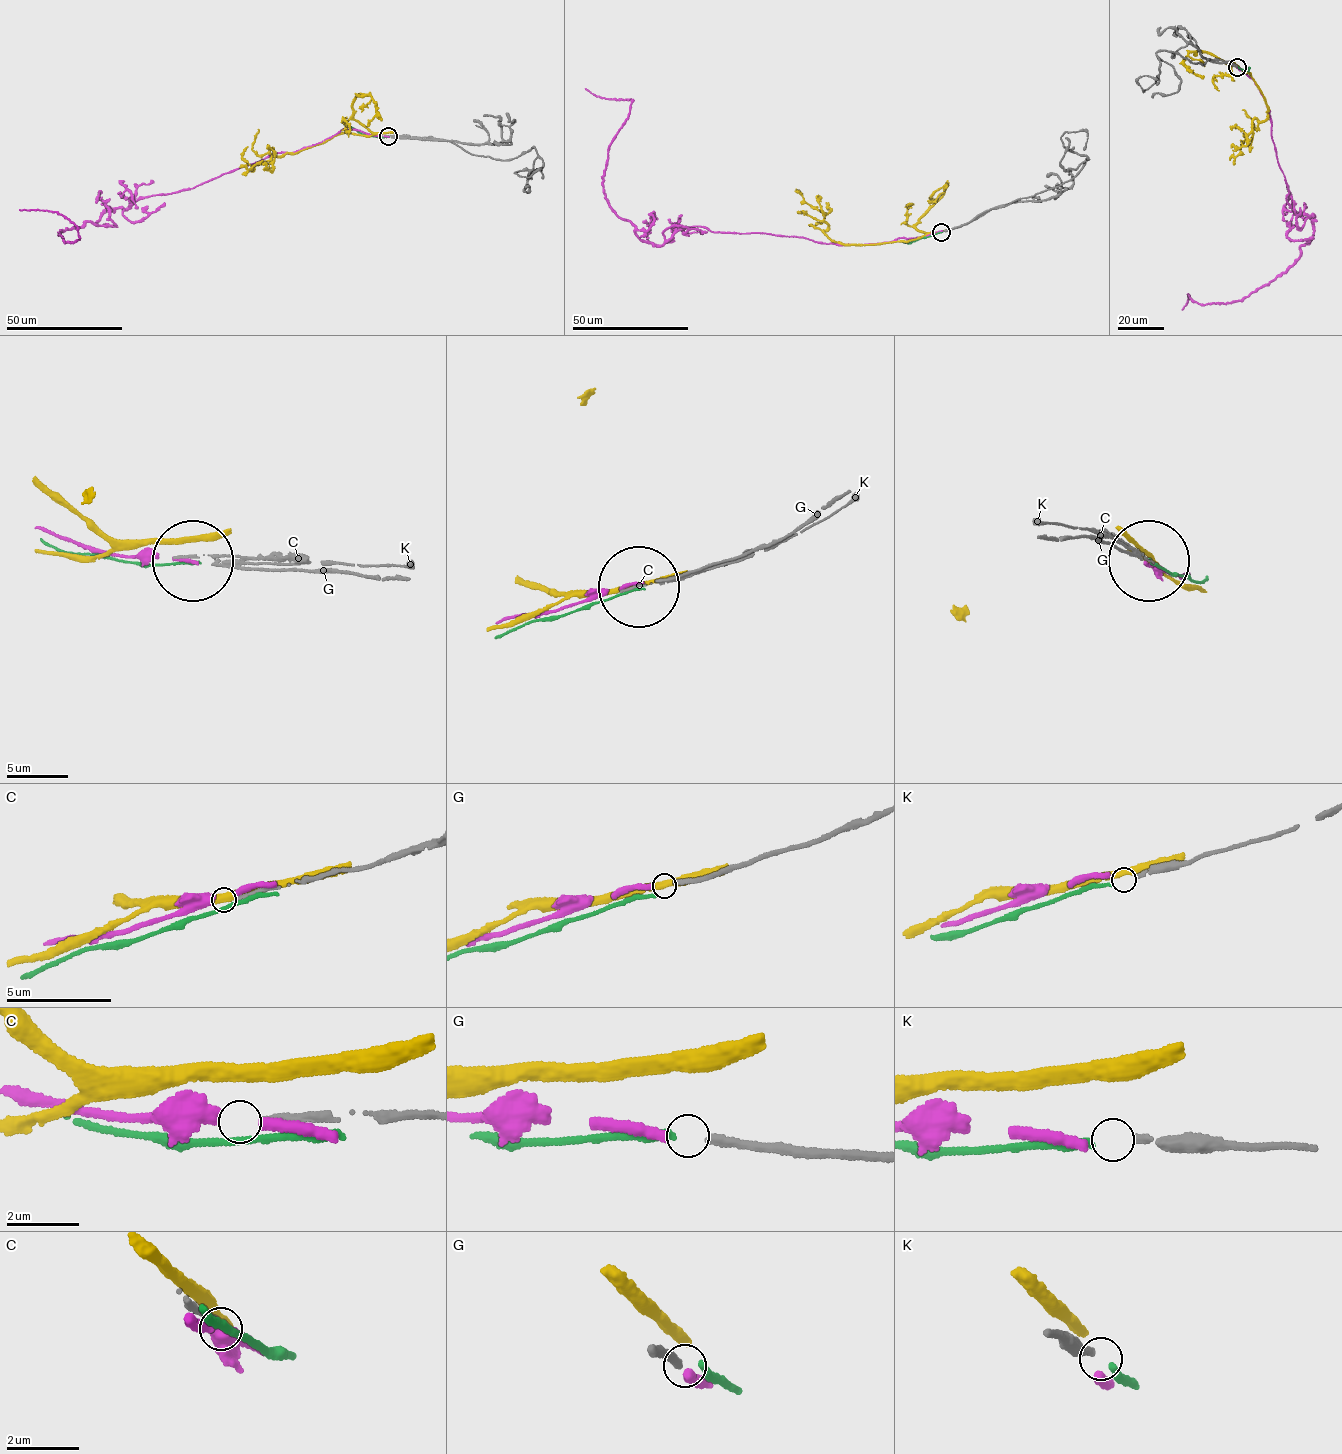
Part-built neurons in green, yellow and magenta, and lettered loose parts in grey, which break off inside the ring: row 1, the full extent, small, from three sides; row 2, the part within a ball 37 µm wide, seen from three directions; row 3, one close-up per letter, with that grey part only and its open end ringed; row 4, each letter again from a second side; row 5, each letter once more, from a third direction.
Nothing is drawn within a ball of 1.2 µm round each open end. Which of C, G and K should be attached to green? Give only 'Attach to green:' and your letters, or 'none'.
Attach to green: K

